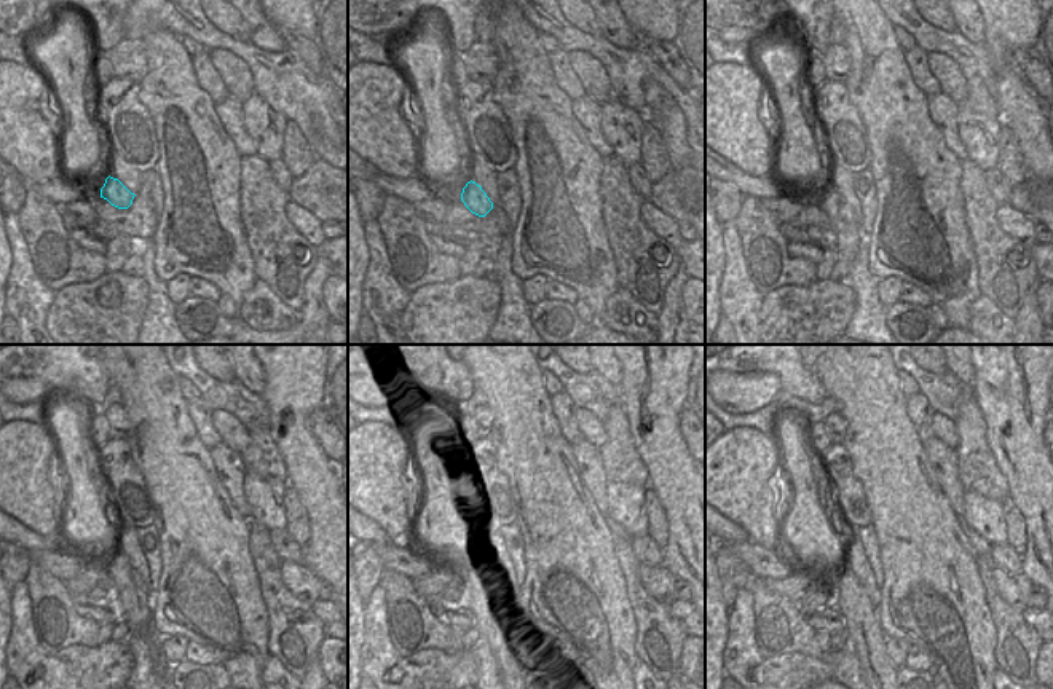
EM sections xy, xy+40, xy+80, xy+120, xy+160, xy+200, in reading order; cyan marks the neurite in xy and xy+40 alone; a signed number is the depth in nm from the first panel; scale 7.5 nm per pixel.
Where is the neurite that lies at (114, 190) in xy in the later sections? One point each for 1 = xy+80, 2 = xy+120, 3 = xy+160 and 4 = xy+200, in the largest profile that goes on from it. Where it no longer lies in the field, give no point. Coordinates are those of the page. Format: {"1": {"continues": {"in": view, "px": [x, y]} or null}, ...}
{"1": {"continues": {"in": "xy+80", "px": [846, 230]}}, "2": {"continues": {"in": "xy+120", "px": [134, 598]}}, "3": {"continues": {"in": "xy+160", "px": [496, 610]}}, "4": {"continues": {"in": "xy+200", "px": [865, 637]}}}

